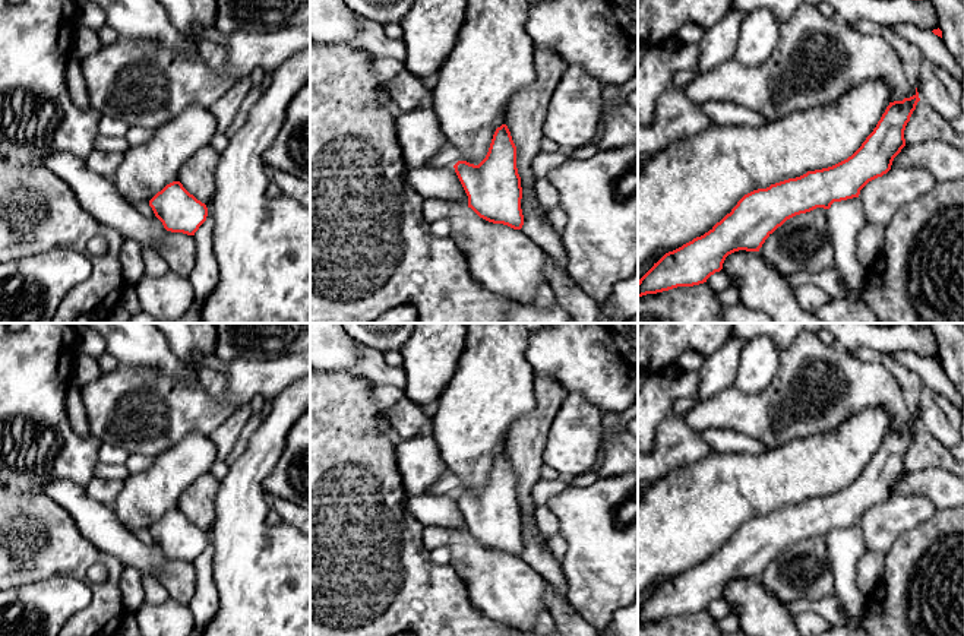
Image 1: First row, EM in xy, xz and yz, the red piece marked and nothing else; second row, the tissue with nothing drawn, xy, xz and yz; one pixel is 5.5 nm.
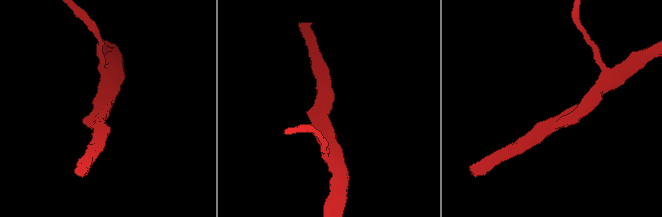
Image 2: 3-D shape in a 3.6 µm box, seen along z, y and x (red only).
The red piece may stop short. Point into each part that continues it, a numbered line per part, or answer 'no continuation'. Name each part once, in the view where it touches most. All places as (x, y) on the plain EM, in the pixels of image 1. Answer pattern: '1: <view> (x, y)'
1: yz (683, 518)

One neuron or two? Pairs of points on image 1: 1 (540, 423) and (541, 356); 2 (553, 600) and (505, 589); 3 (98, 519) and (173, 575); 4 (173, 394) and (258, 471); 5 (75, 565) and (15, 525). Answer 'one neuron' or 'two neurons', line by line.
1: two neurons
2: two neurons
3: one neuron
4: two neurons
5: one neuron

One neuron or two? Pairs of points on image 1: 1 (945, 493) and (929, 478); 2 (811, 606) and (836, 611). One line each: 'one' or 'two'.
1: one
2: one

